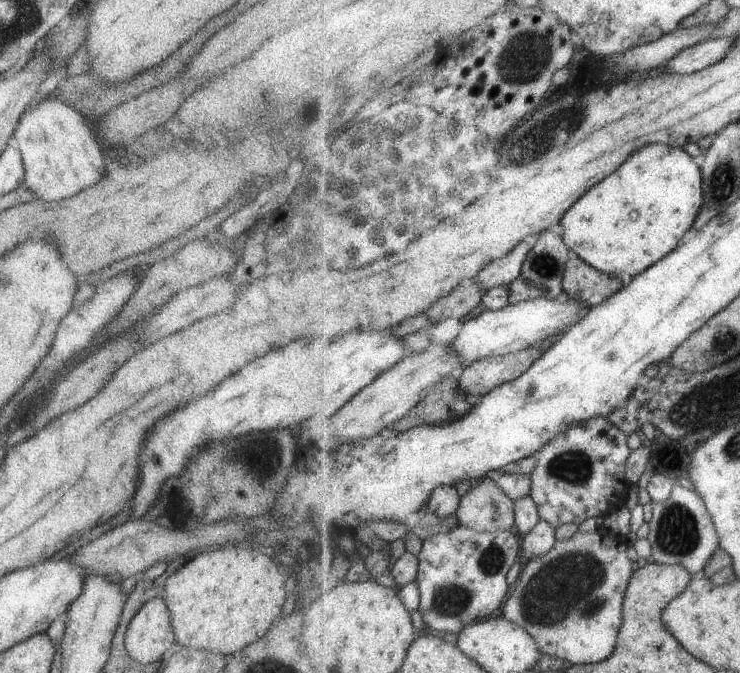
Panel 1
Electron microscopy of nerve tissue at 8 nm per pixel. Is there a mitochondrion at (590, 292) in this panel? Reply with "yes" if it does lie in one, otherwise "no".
no

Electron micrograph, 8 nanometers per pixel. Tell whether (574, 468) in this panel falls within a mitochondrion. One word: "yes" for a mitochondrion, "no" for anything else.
yes

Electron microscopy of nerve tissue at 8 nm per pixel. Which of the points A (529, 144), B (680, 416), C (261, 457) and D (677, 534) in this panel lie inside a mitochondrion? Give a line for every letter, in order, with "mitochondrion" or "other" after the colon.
A: mitochondrion
B: mitochondrion
C: mitochondrion
D: mitochondrion

